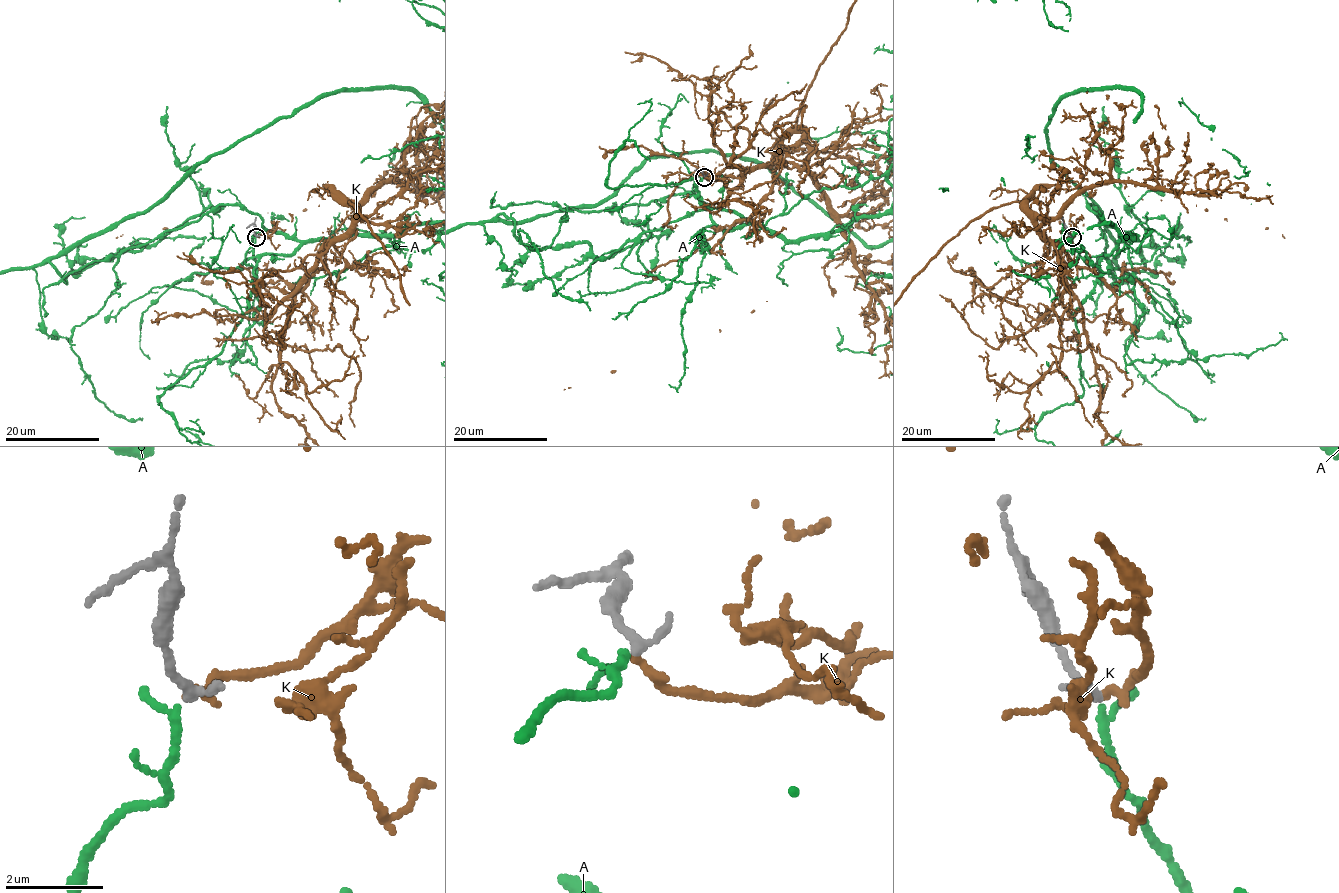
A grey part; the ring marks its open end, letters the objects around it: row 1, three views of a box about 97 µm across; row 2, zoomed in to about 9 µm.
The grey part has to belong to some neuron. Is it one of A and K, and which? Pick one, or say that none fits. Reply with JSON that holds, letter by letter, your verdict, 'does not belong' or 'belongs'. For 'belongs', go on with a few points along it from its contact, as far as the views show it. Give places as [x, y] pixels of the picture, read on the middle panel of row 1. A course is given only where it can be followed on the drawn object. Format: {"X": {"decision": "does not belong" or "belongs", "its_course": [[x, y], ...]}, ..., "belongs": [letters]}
{"A": {"decision": "belongs"}, "K": {"decision": "does not belong"}, "belongs": ["A"]}

